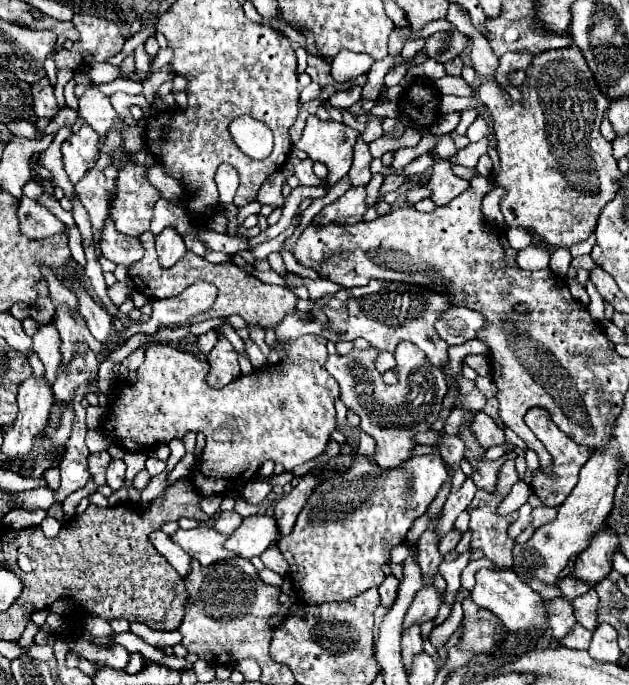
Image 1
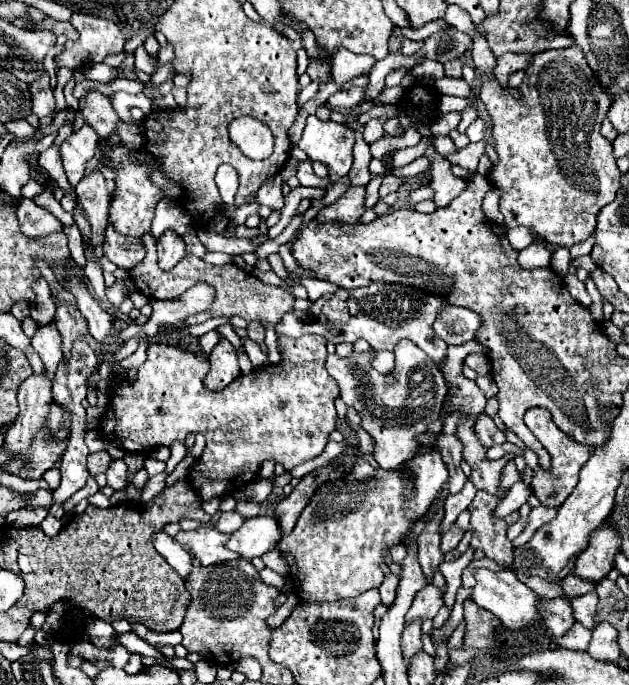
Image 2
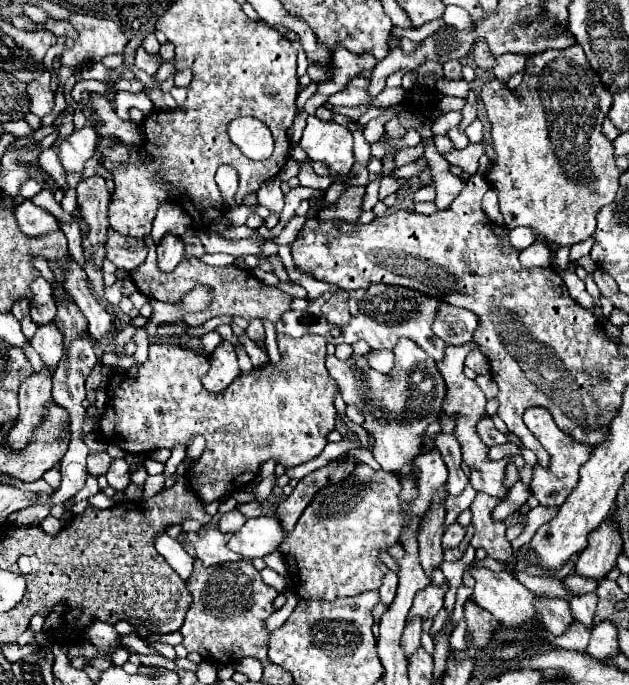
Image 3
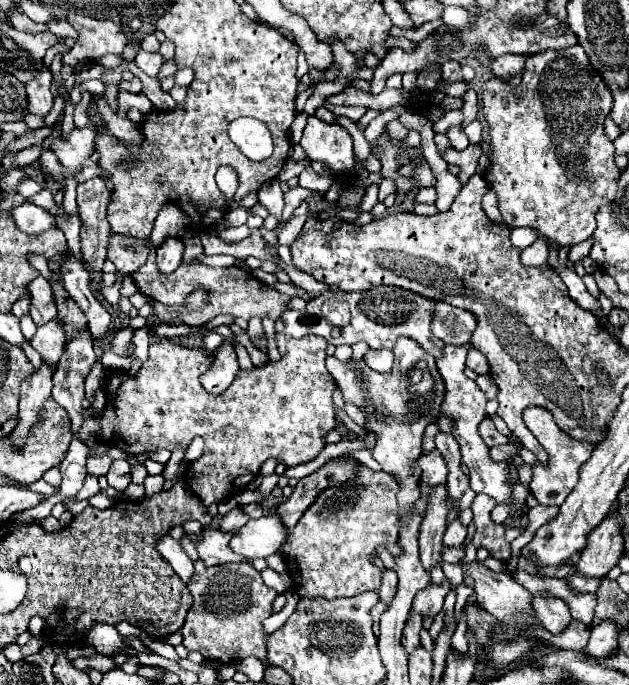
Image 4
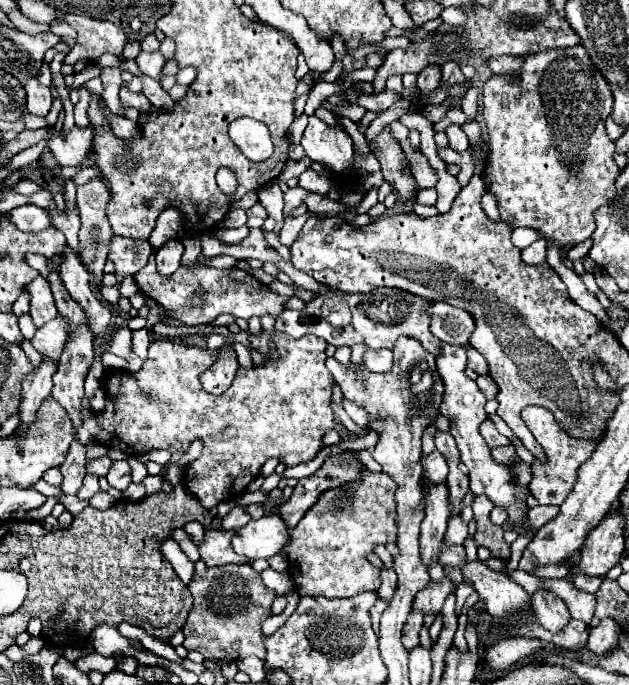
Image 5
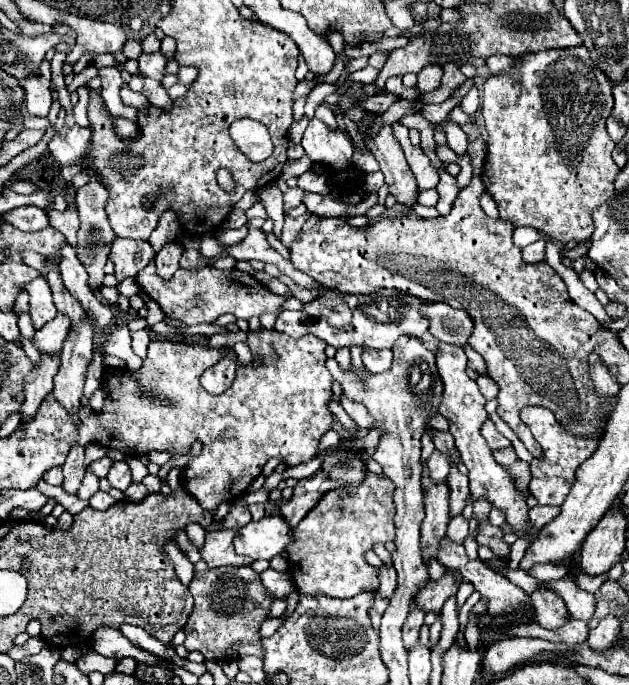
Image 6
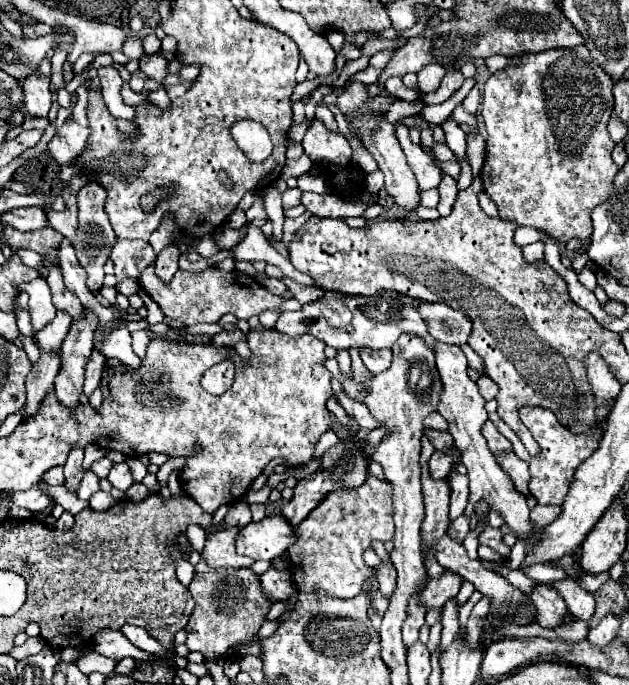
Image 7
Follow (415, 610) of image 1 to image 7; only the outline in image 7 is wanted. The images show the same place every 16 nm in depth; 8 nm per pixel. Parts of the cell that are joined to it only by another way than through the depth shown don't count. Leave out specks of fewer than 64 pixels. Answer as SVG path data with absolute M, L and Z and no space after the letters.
M446 572L440 580L430 580L426 588L420 592L420 604L426 610L440 610L444 602L458 594L462 584L462 578L454 576L452 572Z

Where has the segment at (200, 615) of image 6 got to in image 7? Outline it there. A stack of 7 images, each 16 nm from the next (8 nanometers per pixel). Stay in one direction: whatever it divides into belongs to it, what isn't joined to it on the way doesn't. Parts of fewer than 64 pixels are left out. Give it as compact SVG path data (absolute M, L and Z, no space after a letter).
M204 560L196 564L194 580L188 586L194 596L194 612L186 624L186 648L198 650L206 660L232 660L248 654L260 656L258 630L270 612L270 600L264 598L260 576L252 568L210 568Z

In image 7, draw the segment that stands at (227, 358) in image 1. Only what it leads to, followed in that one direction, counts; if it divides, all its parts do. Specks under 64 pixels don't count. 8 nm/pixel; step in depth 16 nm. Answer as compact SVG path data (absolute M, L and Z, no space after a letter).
M222 360L220 364L212 366L208 372L202 376L202 388L210 394L224 394L232 382L234 382L234 364L232 360Z

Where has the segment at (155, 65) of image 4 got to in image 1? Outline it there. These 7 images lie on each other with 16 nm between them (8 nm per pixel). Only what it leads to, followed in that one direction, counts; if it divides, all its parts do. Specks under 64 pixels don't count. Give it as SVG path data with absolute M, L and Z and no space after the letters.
M138 46L138 48L134 50L134 58L136 58L136 70L150 72L150 58L148 58L148 54L144 52L144 46Z

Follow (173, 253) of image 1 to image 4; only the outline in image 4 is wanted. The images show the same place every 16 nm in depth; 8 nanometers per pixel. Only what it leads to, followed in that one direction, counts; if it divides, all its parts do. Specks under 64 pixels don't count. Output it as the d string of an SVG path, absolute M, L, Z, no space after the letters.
M166 236L164 242L158 246L158 258L156 258L160 272L164 274L174 272L174 268L178 268L178 264L182 262L182 256L184 256L182 240L174 236Z

